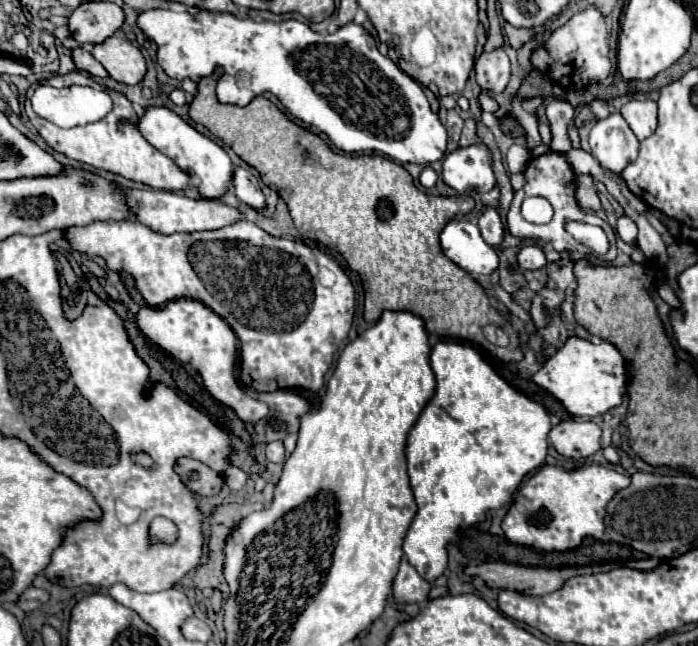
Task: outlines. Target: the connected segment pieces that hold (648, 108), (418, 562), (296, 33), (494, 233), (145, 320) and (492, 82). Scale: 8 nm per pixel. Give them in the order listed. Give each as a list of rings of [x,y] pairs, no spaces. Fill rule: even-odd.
[[[638,99],[628,101],[620,109],[620,115],[640,141],[656,131],[656,113],[658,105],[654,101],[638,101]]]
[[[440,341],[432,347],[430,351],[430,367],[436,375],[436,391],[434,391],[434,397],[426,403],[426,407],[422,409],[418,421],[414,423],[414,427],[410,429],[408,433],[408,439],[406,439],[406,461],[408,461],[408,475],[410,475],[410,485],[412,485],[412,491],[414,491],[414,497],[416,497],[416,503],[418,503],[418,513],[406,533],[406,539],[404,539],[404,553],[410,561],[412,567],[416,567],[416,571],[426,579],[426,581],[434,581],[436,577],[440,577],[448,565],[448,543],[458,539],[462,535],[464,529],[468,529],[470,525],[476,525],[476,523],[482,523],[486,519],[486,513],[492,511],[492,509],[500,509],[504,507],[506,503],[512,501],[512,495],[516,493],[518,485],[522,483],[522,479],[534,471],[534,469],[540,469],[544,465],[544,459],[546,459],[546,453],[548,453],[548,433],[552,429],[550,425],[550,415],[546,413],[546,409],[540,405],[540,403],[534,403],[530,401],[526,395],[514,391],[482,357],[478,351],[472,351],[470,345],[460,345],[460,343],[448,343],[448,341]]]
[[[148,9],[138,13],[136,25],[150,41],[158,45],[156,61],[172,79],[182,81],[188,77],[198,81],[206,75],[212,75],[216,65],[224,67],[224,75],[216,87],[216,97],[220,103],[244,107],[254,97],[270,91],[296,119],[326,133],[326,137],[344,153],[380,151],[394,161],[418,165],[428,165],[444,157],[446,129],[438,115],[430,113],[430,105],[422,87],[396,63],[380,55],[372,35],[356,23],[346,23],[334,35],[320,35],[296,19],[274,23],[240,19],[232,13],[176,13],[170,9]]]
[[[486,207],[486,211],[478,219],[478,227],[480,227],[480,233],[488,245],[500,247],[502,237],[504,237],[504,225],[502,225],[494,207]]]
[[[176,299],[160,307],[142,307],[136,315],[140,331],[150,337],[156,345],[172,353],[174,359],[180,359],[182,363],[192,365],[194,369],[200,369],[204,387],[212,393],[214,399],[226,401],[228,407],[236,411],[240,419],[262,419],[268,415],[266,403],[260,403],[256,399],[250,399],[238,385],[234,377],[234,365],[236,365],[236,349],[238,339],[234,331],[220,319],[212,309],[208,309],[204,303],[194,299]]]
[[[503,48],[483,52],[475,62],[476,81],[492,95],[502,93],[511,75],[511,63]]]

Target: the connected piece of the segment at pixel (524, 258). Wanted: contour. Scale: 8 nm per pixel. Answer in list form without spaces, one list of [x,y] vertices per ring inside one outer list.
[[[536,245],[532,247],[522,247],[518,253],[518,267],[522,271],[534,271],[546,265],[546,257],[542,253],[542,249],[538,249]]]

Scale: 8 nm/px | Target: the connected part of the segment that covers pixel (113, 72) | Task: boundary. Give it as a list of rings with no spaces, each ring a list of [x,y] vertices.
[[[112,35],[104,43],[92,45],[92,57],[102,63],[112,79],[126,85],[136,85],[146,75],[146,61],[128,39]]]

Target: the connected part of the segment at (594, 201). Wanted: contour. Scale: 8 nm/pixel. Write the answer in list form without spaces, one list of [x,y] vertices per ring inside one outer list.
[[[578,175],[576,177],[576,201],[580,207],[588,210],[598,211],[601,209],[601,202],[592,189],[592,177],[590,175]]]

